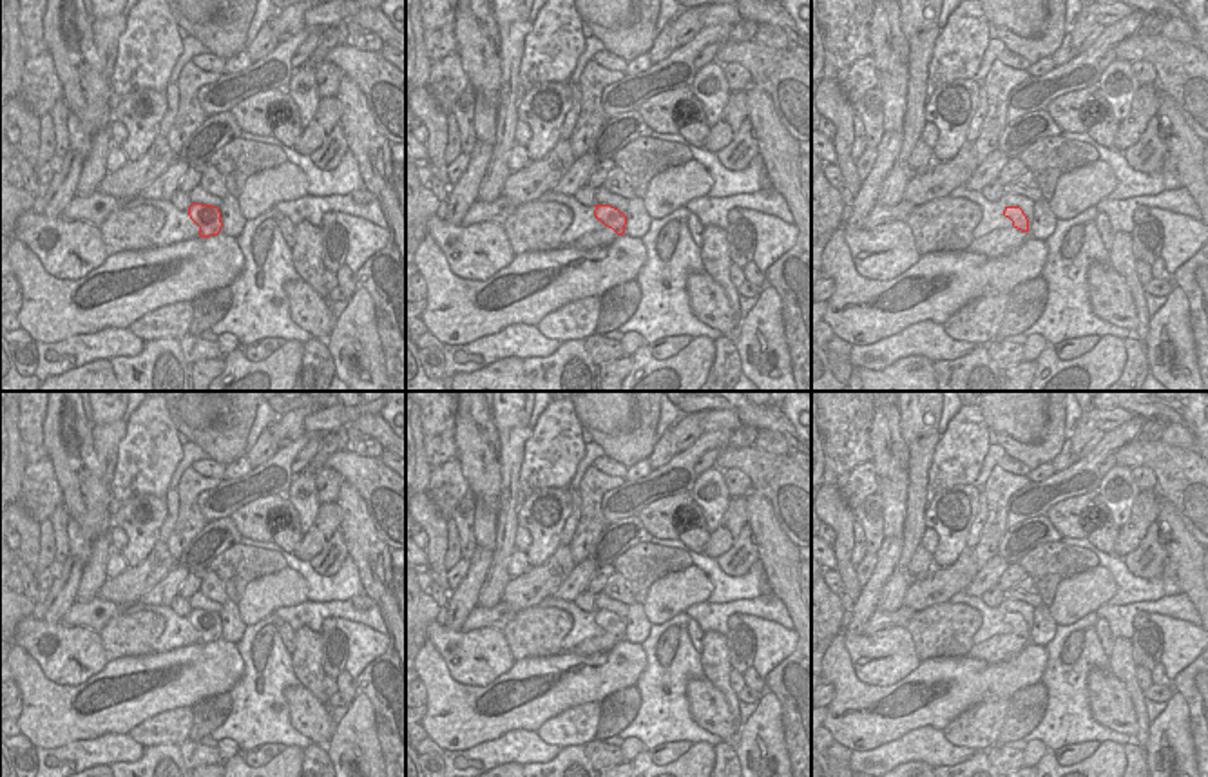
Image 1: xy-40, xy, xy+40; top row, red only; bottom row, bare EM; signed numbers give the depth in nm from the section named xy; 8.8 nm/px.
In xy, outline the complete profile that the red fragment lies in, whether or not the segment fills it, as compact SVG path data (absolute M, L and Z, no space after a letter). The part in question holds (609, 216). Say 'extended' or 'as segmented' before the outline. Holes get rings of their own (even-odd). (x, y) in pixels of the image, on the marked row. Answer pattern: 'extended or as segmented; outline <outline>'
extended; outline M594 205L594 216L605 225L603 230L587 232L570 246L578 250L596 250L609 246L616 237L625 234L627 216L610 205Z

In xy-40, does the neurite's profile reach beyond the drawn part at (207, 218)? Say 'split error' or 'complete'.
complete

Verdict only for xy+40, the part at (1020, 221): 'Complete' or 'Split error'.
Split error

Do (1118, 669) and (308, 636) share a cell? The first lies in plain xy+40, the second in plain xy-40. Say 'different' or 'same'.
same

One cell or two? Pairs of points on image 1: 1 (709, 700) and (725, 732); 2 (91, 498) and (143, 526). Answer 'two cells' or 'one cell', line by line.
1: one cell
2: two cells

